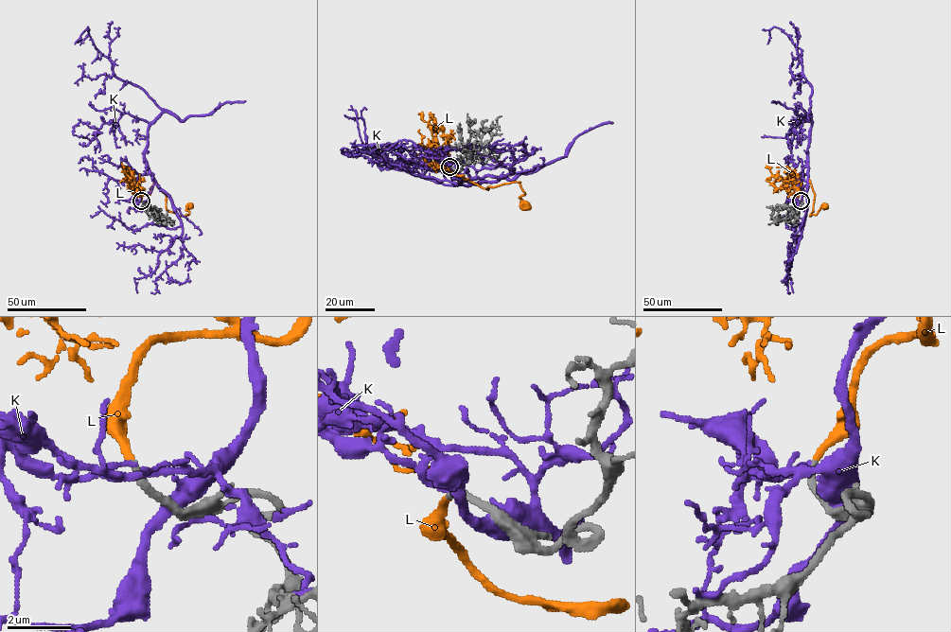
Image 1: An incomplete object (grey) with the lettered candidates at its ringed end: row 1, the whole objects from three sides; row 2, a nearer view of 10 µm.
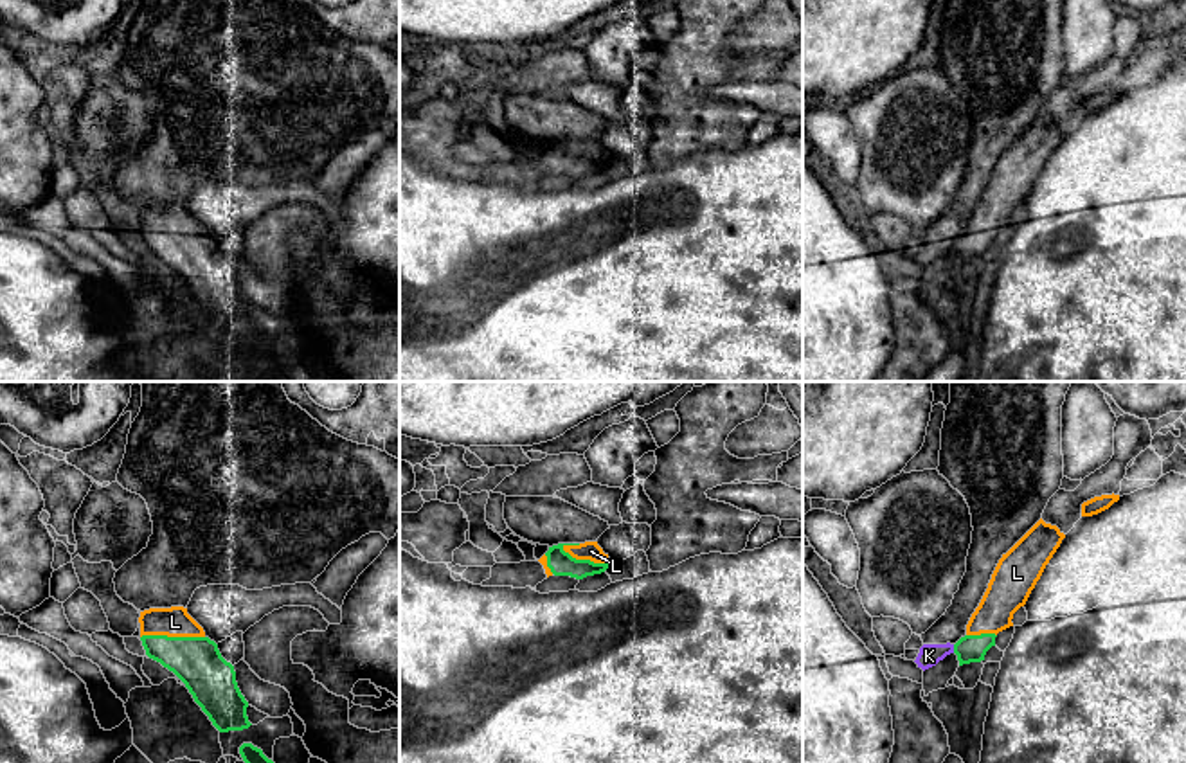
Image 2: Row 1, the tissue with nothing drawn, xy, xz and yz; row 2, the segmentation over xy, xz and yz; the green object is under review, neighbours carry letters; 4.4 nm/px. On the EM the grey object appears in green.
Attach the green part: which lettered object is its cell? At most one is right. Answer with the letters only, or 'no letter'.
L

